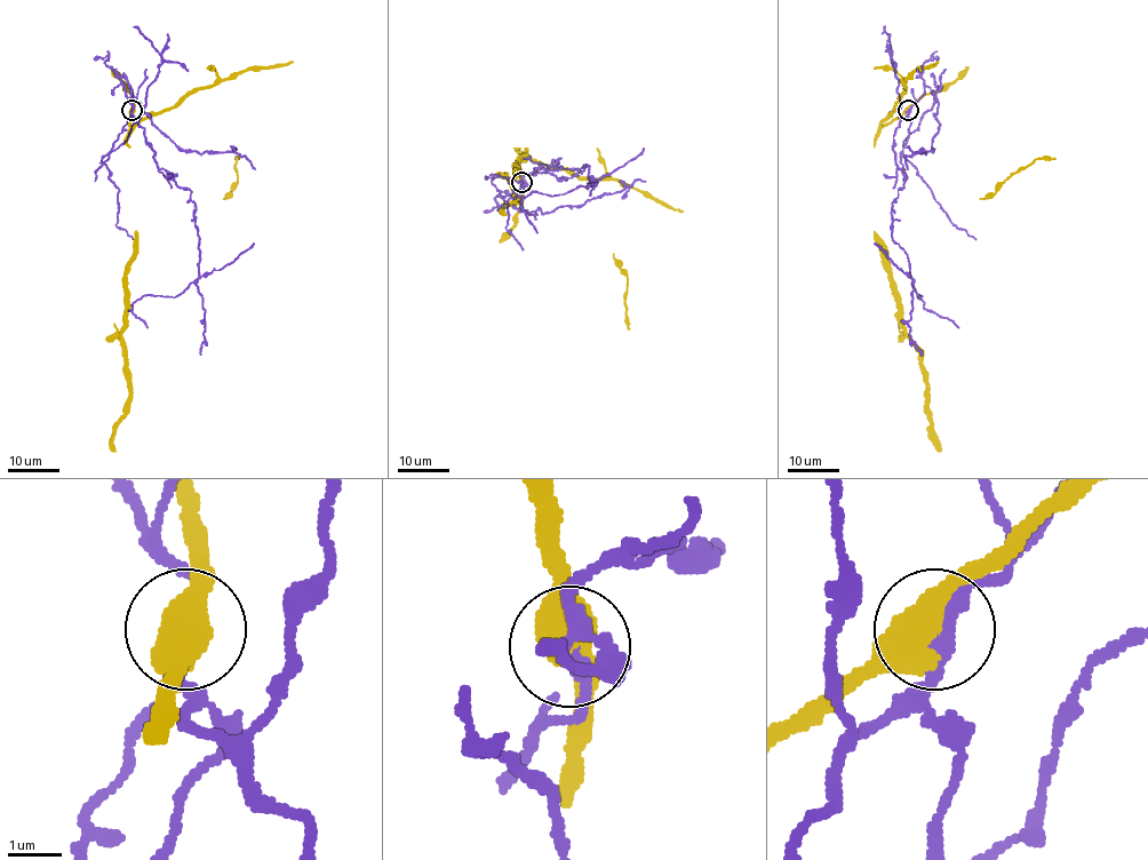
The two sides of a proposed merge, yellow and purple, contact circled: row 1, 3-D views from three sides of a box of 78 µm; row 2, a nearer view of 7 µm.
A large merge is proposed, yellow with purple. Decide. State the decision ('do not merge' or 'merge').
do not merge

